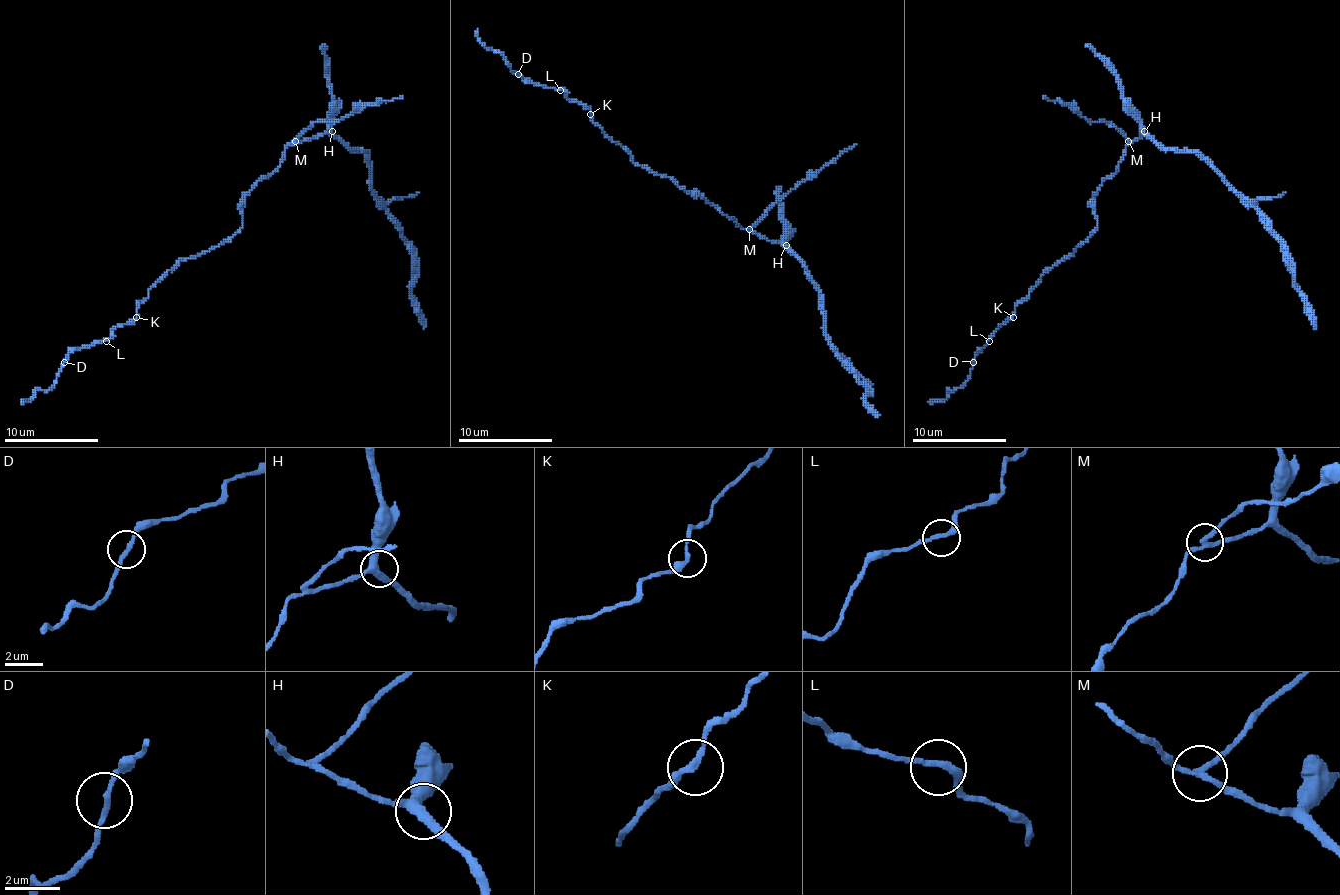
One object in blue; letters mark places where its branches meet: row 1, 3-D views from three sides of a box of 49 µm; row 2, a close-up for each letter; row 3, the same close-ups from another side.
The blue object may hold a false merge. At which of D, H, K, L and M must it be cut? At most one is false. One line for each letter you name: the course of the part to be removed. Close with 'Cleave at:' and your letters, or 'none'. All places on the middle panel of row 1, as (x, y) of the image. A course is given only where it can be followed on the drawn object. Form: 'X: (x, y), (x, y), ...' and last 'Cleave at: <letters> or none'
M: (748, 229), (790, 191), (856, 144)
Cleave at: M

